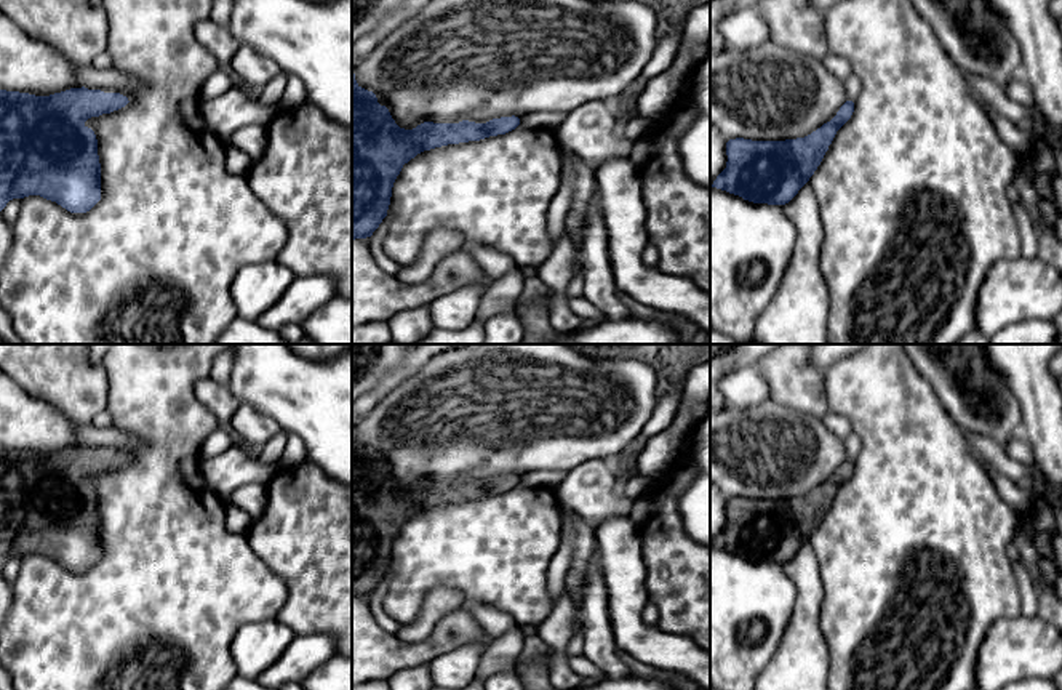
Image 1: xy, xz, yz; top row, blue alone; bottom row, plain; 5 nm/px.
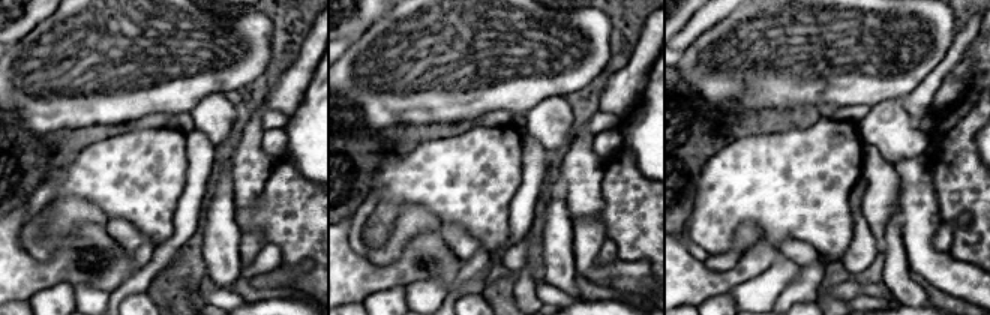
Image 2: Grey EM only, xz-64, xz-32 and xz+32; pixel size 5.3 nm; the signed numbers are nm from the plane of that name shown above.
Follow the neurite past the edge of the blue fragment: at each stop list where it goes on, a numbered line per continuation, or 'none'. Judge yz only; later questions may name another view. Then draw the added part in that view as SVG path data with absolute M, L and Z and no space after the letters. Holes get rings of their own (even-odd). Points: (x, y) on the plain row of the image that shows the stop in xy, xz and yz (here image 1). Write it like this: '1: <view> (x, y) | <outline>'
none

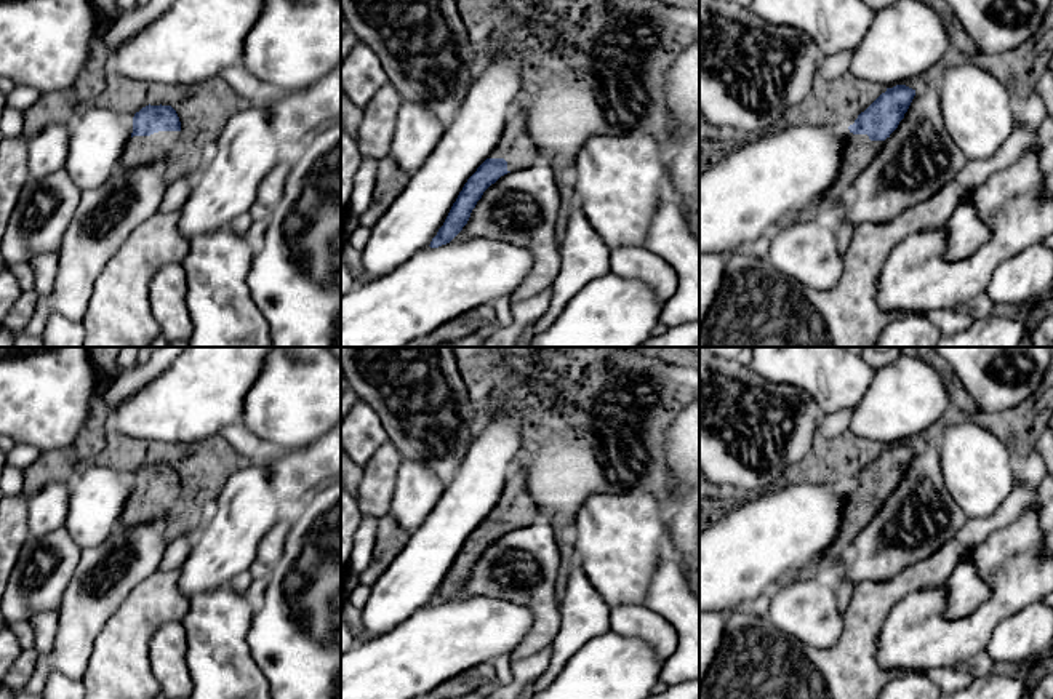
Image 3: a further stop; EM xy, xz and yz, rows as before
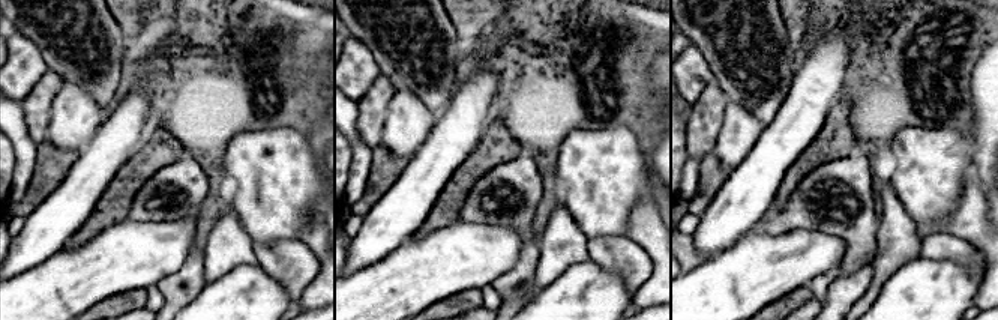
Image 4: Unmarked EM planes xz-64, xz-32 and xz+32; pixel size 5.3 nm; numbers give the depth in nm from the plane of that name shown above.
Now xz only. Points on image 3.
1: xz (516, 504) | M514 469L490 517L504 517L507 520L507 529L528 526L541 517L526 486L523 469Z

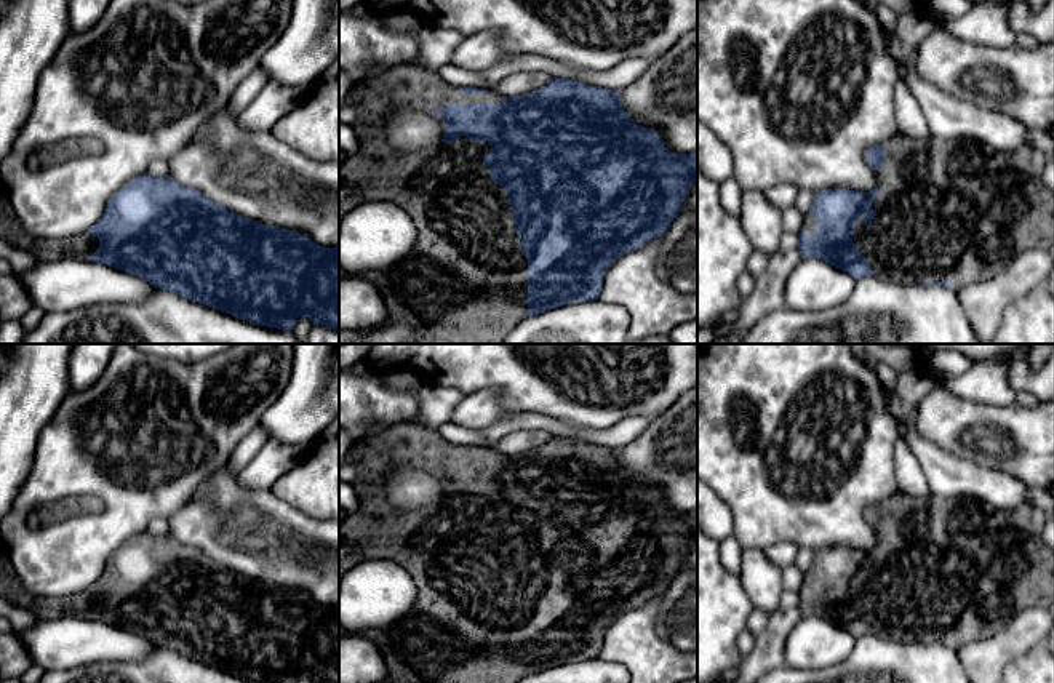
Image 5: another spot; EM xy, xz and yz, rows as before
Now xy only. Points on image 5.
1: xy (82, 605) | M0 550L0 595L10 603L32 611L38 619L54 619L67 614L88 617L98 606L99 597L85 590L70 597L32 595L18 577L8 553Z

